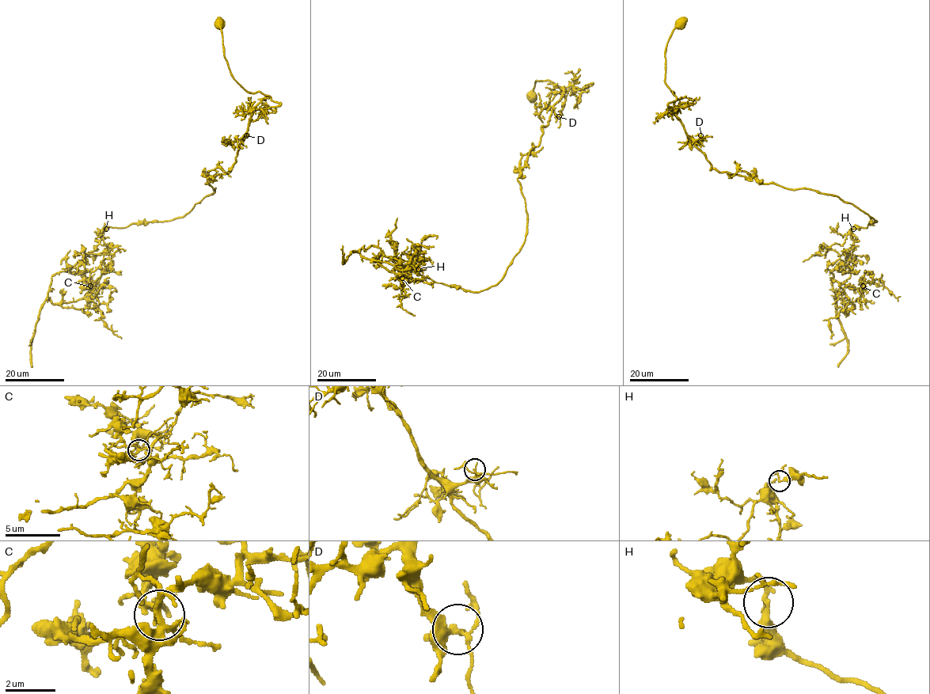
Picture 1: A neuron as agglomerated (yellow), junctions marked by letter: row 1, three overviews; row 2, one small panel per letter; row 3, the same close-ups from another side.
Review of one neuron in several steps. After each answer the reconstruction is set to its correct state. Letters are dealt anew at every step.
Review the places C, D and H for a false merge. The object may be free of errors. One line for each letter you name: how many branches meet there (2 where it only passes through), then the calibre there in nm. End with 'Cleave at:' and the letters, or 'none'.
H: branches 3; calibre 170 nm
Cleave at: H

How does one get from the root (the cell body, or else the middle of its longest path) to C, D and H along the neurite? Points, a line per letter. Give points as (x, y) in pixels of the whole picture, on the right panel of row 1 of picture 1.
C: (680, 21), (665, 82), (685, 133), (711, 169), (875, 220), (830, 272), (844, 304), (863, 286)
D: (680, 21), (665, 52), (665, 82), (676, 96), (668, 105), (689, 137), (698, 139), (700, 135)
H: (680, 21), (665, 52), (665, 82), (676, 96), (668, 105), (711, 168), (836, 195), (876, 221), (853, 229)

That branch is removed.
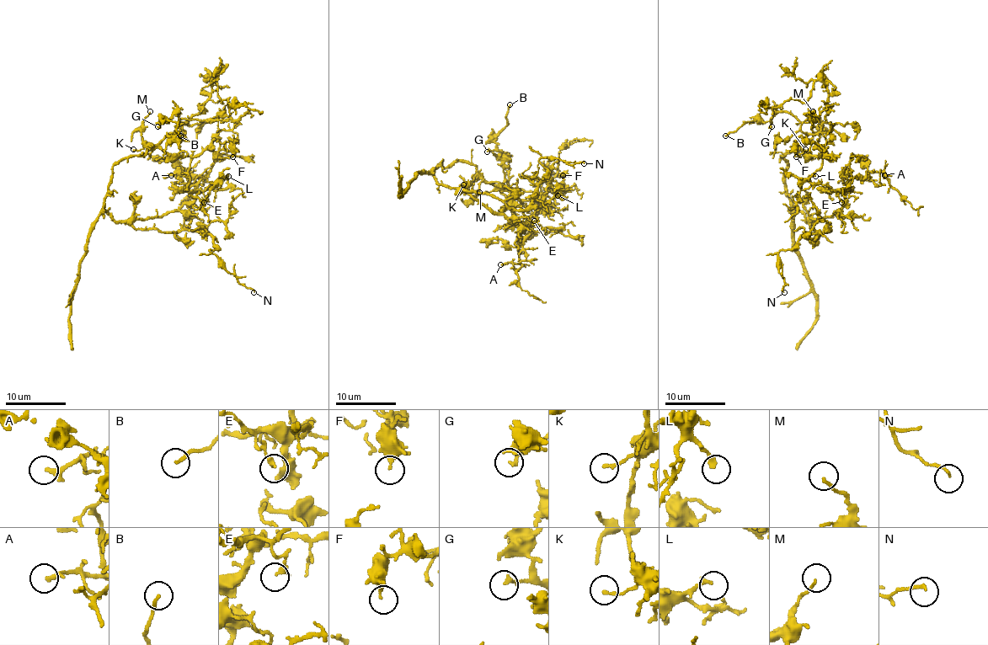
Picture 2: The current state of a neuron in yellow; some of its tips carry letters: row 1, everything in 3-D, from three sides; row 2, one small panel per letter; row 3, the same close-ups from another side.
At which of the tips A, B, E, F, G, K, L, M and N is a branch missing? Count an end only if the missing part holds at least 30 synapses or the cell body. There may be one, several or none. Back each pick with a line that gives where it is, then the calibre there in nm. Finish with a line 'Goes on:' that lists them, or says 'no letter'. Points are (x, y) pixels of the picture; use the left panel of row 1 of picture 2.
Goes on: no letter

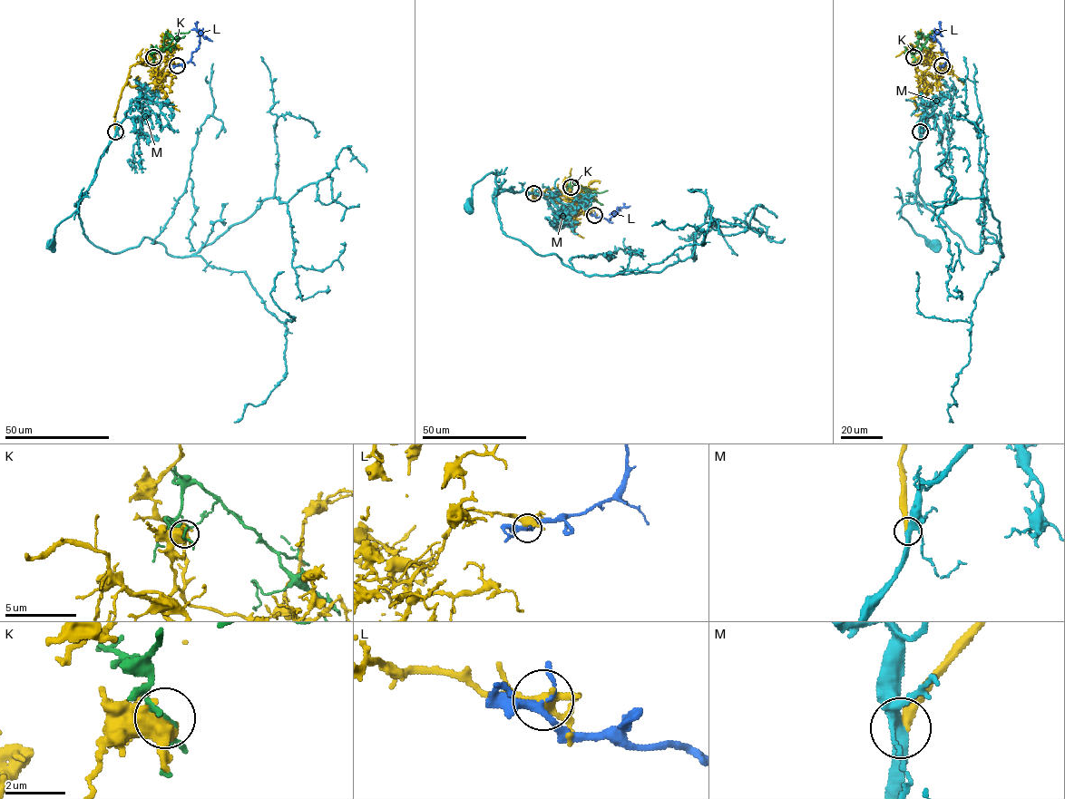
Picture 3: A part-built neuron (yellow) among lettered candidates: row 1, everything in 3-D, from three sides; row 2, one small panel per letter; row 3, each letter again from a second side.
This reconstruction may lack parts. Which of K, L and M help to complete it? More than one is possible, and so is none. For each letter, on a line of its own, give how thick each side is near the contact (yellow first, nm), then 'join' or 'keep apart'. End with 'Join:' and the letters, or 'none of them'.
K: 600 nm thick on the yellow side, 120 nm on the other; keep apart
L: 440 nm thick on the yellow side, 200 nm on the other; keep apart
M: 320 nm thick on the yellow side, 320 nm on the other; join
Join: M

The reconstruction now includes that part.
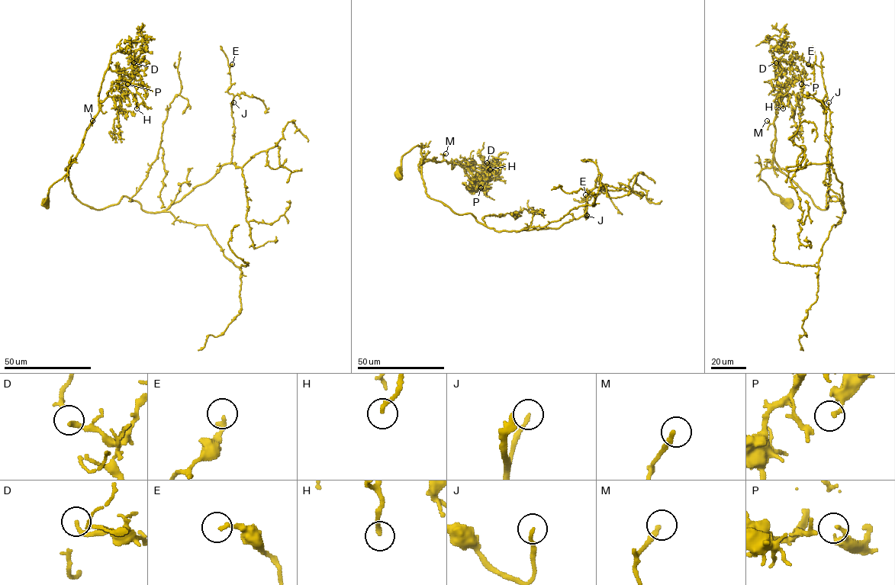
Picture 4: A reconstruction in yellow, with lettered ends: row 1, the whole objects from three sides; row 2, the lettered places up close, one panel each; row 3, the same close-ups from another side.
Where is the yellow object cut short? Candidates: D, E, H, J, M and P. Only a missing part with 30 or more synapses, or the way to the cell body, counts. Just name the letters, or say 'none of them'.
D

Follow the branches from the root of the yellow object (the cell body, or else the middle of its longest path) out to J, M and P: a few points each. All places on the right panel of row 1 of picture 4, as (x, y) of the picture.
J: (788, 203), (760, 178), (773, 159), (818, 208), (835, 196), (845, 212), (827, 156), (829, 102)
M: (788, 203), (775, 194), (759, 176), (762, 169), (772, 166), (776, 140), (775, 127), (767, 120)
P: (788, 203), (775, 194), (759, 173), (772, 164), (776, 140), (773, 101), (787, 83), (800, 79), (801, 84)

